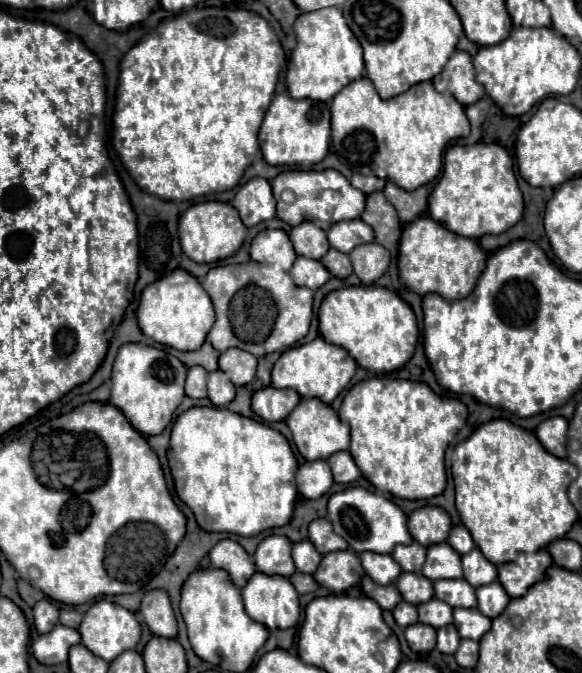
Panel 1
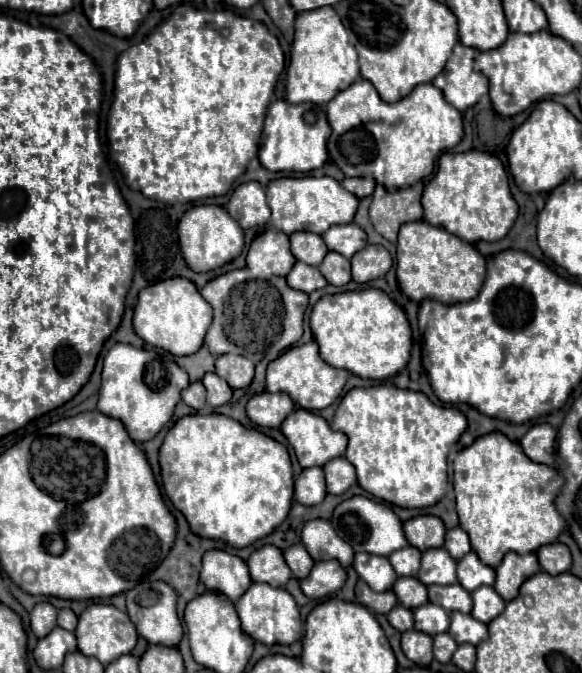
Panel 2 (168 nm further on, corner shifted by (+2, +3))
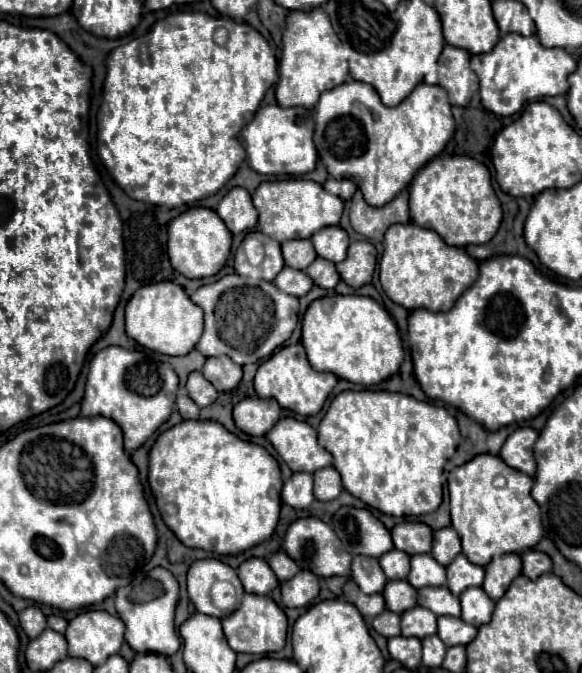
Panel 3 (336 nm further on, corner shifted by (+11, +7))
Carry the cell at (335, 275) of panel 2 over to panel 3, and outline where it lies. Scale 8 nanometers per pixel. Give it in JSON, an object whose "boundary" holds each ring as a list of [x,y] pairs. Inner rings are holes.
{"boundary":[[[317,257],[313,261],[313,265],[309,265],[309,269],[305,271],[315,285],[323,287],[323,289],[335,289],[335,285],[339,283],[339,273],[335,269],[335,263],[325,261],[321,257]]]}

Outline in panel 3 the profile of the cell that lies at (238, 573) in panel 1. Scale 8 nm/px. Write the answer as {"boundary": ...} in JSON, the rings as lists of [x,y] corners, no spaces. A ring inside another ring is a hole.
{"boundary":[[[201,559],[191,565],[191,569],[187,573],[187,591],[189,591],[189,599],[197,613],[211,615],[217,619],[225,617],[225,613],[221,609],[217,609],[209,599],[209,589],[219,579],[229,581],[235,587],[237,597],[241,597],[245,593],[235,569],[221,563],[219,559]]]}

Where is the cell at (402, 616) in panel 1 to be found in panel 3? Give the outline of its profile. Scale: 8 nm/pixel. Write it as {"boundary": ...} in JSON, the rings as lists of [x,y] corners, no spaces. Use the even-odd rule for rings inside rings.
{"boundary":[[[385,611],[385,613],[377,615],[371,625],[373,625],[373,629],[375,629],[379,635],[383,635],[383,637],[387,637],[387,639],[389,639],[389,637],[397,637],[397,635],[401,633],[399,615],[393,613],[393,611]]]}

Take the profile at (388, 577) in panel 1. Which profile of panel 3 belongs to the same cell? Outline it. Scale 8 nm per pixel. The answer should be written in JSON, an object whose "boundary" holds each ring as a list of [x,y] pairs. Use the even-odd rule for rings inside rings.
{"boundary":[[[353,557],[351,577],[359,585],[359,589],[367,595],[381,593],[387,583],[385,573],[381,573],[379,561],[373,557]]]}

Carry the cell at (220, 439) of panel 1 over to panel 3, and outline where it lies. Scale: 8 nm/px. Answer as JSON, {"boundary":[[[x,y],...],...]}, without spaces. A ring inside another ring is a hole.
{"boundary":[[[183,421],[167,431],[163,431],[159,435],[159,439],[155,441],[155,445],[151,447],[149,451],[149,487],[151,487],[151,493],[155,497],[155,503],[157,503],[157,509],[165,521],[165,525],[175,533],[175,537],[185,545],[185,547],[197,547],[197,549],[203,549],[203,551],[211,551],[211,553],[217,553],[217,555],[239,555],[263,541],[267,541],[275,527],[277,527],[277,519],[279,519],[279,509],[281,509],[281,471],[279,471],[279,465],[277,461],[259,445],[253,445],[249,441],[241,441],[239,437],[235,437],[233,433],[229,433],[223,425],[219,425],[217,421]]]}

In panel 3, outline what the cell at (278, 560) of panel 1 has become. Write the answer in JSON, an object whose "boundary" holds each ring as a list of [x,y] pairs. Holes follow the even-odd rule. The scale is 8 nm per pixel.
{"boundary":[[[257,557],[241,563],[237,573],[239,573],[243,589],[247,593],[269,595],[279,585],[277,577],[273,577],[273,569],[269,569],[269,565],[263,559],[257,559]]]}

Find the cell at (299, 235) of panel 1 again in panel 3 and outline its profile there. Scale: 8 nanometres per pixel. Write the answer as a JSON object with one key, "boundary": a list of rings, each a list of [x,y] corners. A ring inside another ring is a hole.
{"boundary":[[[309,239],[285,241],[285,243],[281,243],[281,251],[283,251],[285,265],[299,269],[299,271],[305,271],[317,259],[317,253]]]}

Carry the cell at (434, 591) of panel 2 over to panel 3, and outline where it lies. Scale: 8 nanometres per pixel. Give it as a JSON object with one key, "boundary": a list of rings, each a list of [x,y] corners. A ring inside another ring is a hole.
{"boundary":[[[423,587],[419,591],[417,605],[433,611],[435,615],[459,617],[459,613],[461,613],[459,599],[447,587]]]}

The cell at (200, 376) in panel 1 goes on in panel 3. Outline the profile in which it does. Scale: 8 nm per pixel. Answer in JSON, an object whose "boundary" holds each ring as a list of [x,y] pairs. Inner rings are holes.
{"boundary":[[[187,395],[177,397],[177,409],[185,421],[187,419],[199,419],[199,407]]]}

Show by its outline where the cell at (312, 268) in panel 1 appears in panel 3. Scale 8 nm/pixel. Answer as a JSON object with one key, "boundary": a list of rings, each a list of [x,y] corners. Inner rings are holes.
{"boundary":[[[283,267],[283,271],[275,277],[273,283],[277,285],[279,291],[283,291],[287,295],[295,295],[295,297],[307,295],[309,289],[313,287],[313,281],[305,271],[297,271],[297,269],[289,269],[289,267]]]}

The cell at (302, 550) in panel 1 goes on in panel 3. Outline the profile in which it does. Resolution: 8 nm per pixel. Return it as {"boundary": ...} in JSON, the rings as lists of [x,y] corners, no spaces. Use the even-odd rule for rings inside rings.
{"boundary":[[[277,551],[271,559],[269,559],[269,567],[273,569],[273,573],[277,575],[277,579],[283,583],[283,581],[289,581],[299,569],[297,565],[293,565],[293,559],[285,553],[285,551]]]}

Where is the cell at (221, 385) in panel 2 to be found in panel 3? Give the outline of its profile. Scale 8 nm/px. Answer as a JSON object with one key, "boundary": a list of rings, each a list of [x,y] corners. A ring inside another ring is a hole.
{"boundary":[[[197,371],[191,373],[187,379],[187,393],[199,407],[207,407],[207,405],[215,403],[217,395],[219,395],[217,389],[213,389],[213,385],[209,385],[209,381],[205,381],[205,377]]]}

